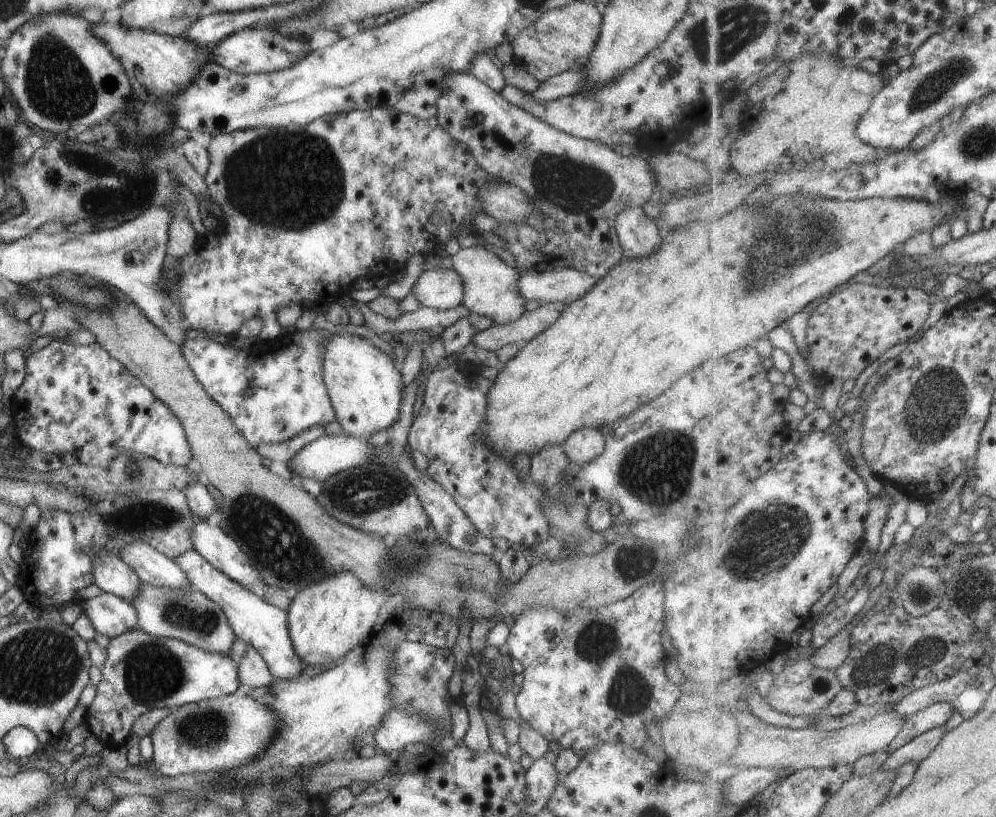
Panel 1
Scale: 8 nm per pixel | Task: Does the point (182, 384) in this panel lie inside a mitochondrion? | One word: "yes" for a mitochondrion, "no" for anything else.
no

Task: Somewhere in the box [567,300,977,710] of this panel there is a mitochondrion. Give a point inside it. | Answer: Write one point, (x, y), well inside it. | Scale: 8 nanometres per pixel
(767, 540)

